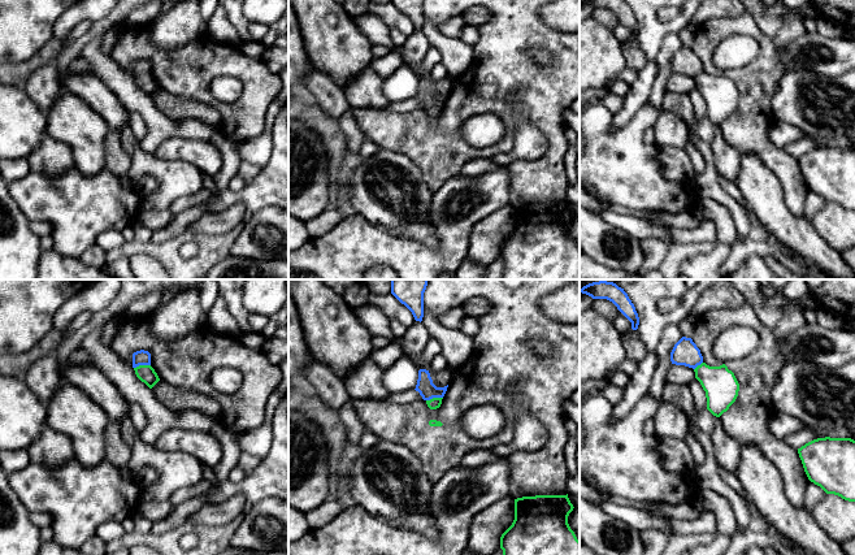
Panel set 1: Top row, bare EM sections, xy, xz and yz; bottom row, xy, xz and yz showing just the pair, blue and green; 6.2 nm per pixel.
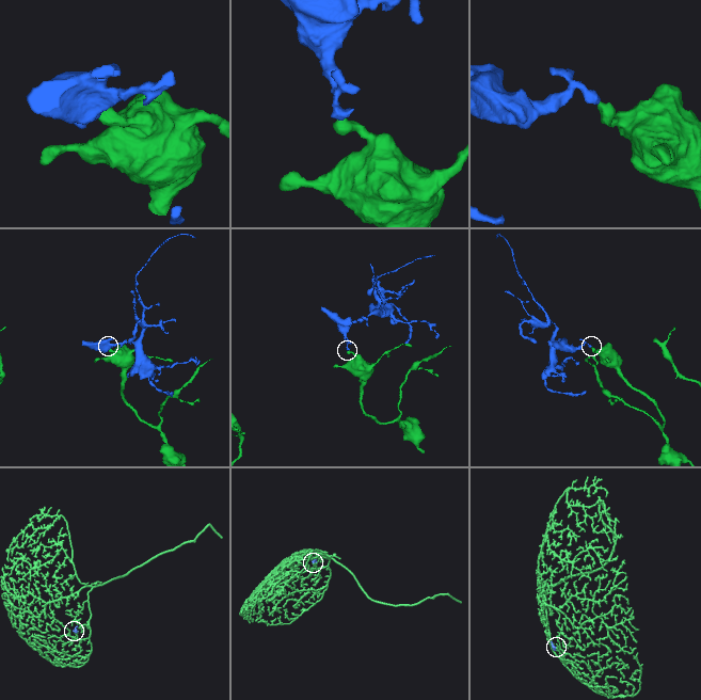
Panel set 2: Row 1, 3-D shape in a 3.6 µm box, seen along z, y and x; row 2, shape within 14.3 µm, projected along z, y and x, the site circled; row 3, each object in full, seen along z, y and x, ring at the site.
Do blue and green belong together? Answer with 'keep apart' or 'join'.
keep apart

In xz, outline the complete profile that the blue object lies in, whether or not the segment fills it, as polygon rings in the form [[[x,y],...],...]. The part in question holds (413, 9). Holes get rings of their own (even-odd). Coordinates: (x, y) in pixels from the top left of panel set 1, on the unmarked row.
[[[391,0],[391,3],[412,21],[415,29],[420,31],[424,26],[424,1],[425,0]]]

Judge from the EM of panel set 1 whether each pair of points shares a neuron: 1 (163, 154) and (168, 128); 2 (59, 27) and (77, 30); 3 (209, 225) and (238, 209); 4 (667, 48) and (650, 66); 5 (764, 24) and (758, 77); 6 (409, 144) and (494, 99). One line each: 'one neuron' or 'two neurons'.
1: two neurons
2: two neurons
3: one neuron
4: two neurons
5: two neurons
6: one neuron

